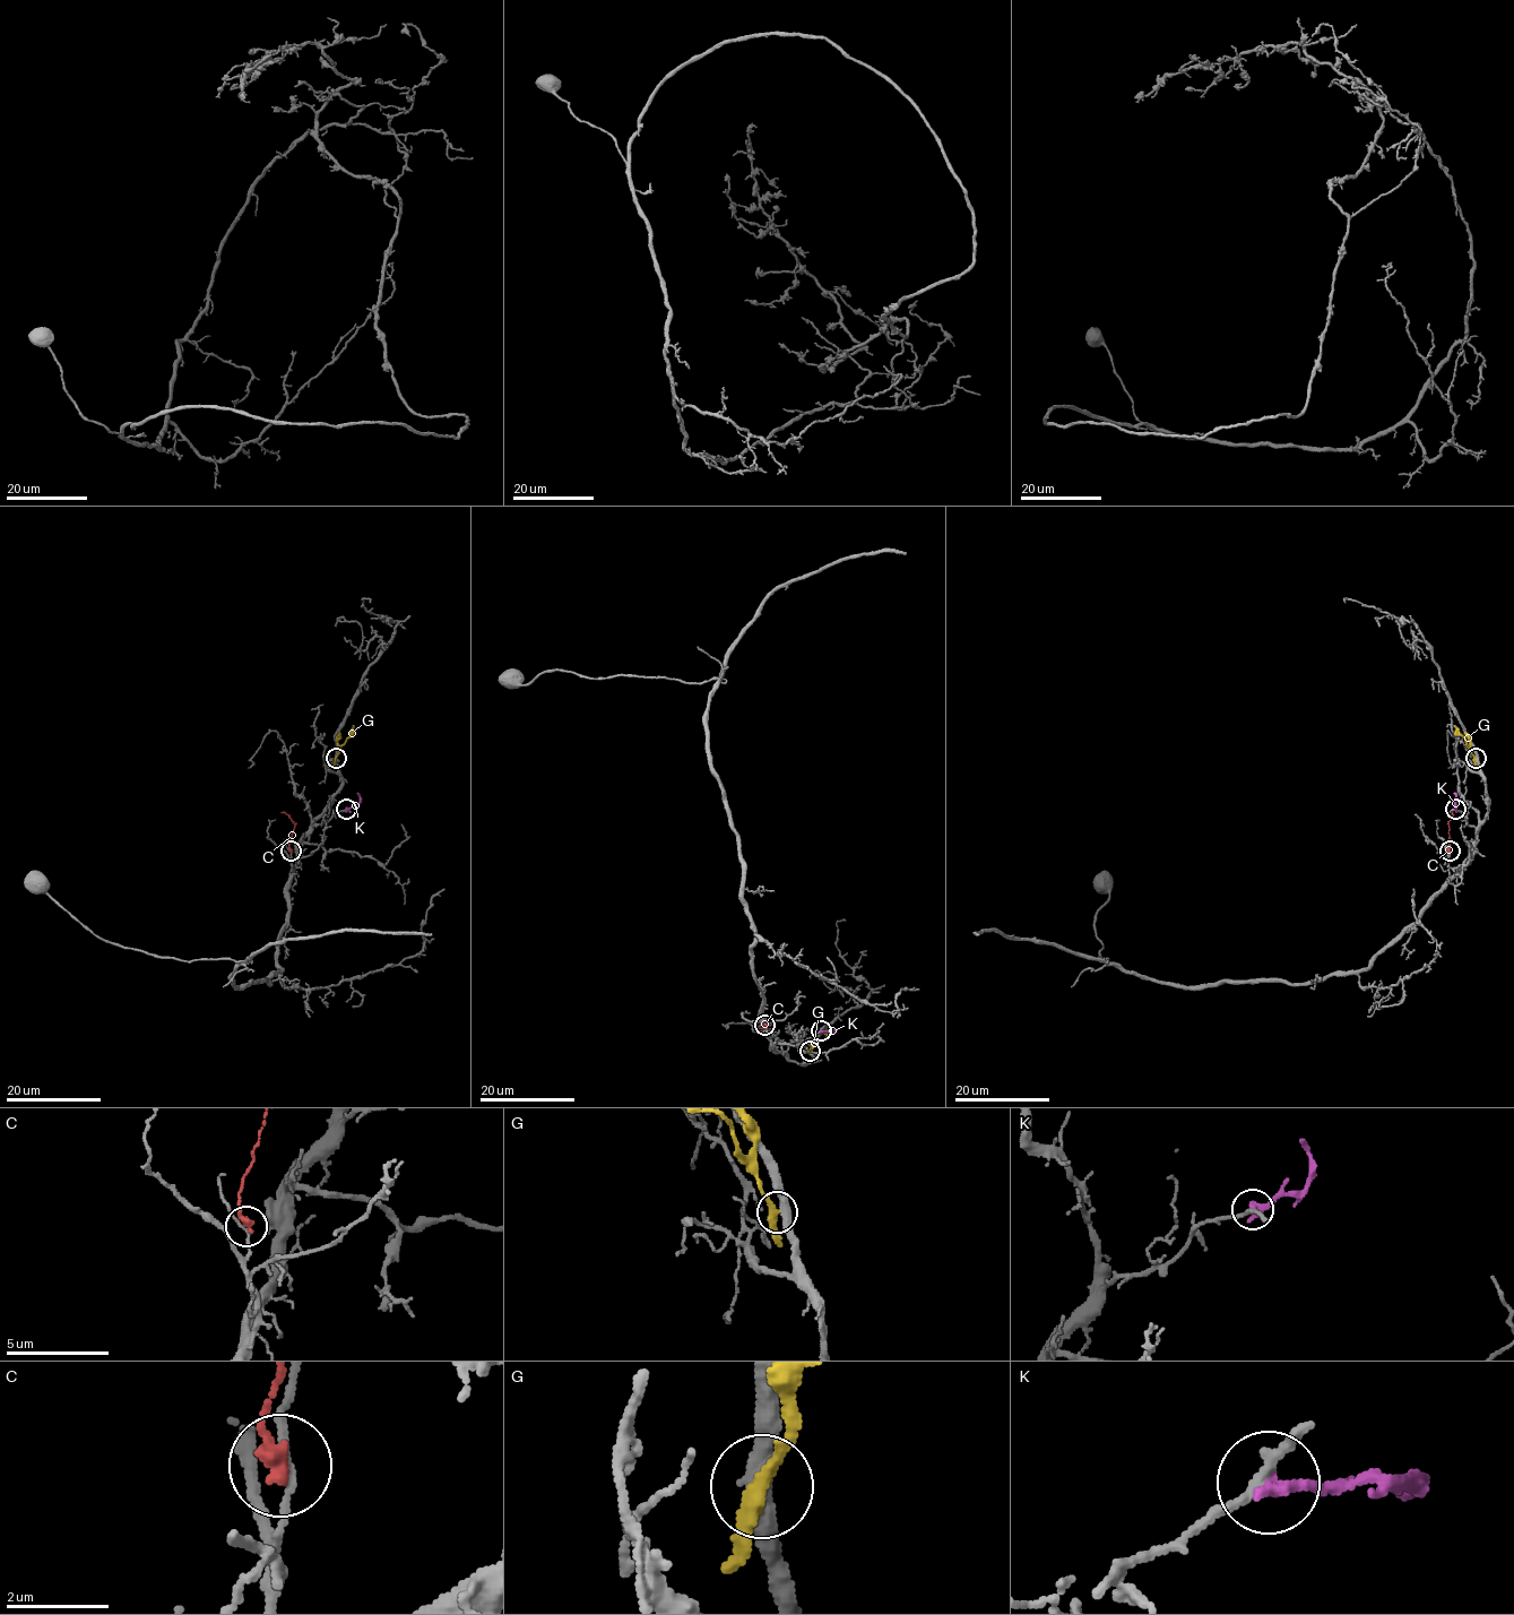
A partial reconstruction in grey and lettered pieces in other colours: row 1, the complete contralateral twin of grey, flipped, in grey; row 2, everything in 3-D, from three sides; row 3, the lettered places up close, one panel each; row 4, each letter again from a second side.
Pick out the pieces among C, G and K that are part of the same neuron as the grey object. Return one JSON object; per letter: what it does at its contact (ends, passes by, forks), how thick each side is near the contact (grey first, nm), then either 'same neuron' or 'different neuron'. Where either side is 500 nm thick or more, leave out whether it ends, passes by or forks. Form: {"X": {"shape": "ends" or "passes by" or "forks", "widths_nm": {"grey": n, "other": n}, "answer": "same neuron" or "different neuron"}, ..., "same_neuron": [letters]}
{"C": {"shape": "ends", "widths_nm": {"grey": 120, "other": 360}, "answer": "different neuron"}, "G": {"shape": "passes by", "widths_nm": {"grey": 420, "other": 300}, "answer": "different neuron"}, "K": {"shape": "ends", "widths_nm": {"grey": 200, "other": 380}, "answer": "different neuron"}, "same_neuron": []}

